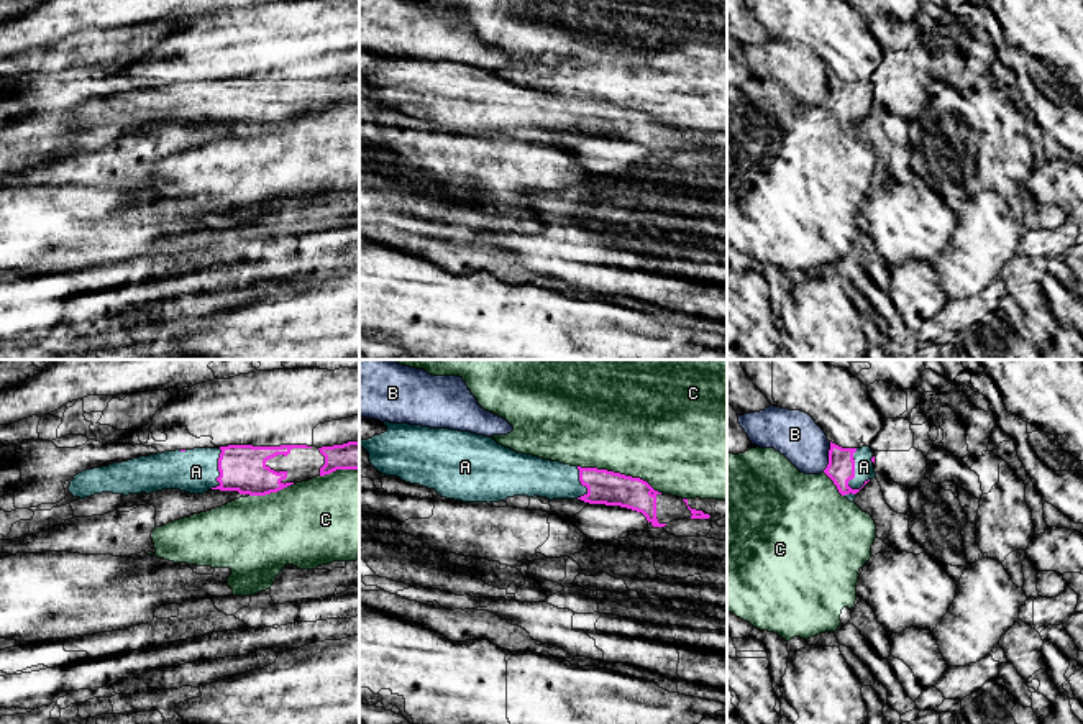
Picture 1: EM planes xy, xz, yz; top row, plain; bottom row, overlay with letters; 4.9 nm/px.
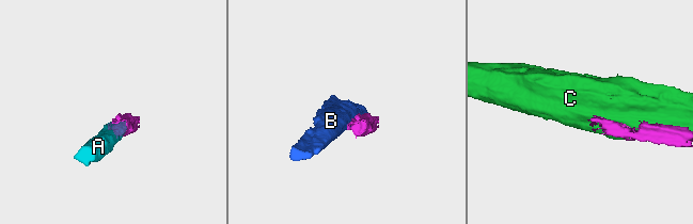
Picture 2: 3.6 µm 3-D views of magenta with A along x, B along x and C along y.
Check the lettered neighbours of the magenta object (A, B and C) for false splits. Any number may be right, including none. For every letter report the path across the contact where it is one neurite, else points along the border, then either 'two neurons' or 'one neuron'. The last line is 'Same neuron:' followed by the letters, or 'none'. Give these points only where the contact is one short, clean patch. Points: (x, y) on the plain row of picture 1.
A: across yz (840, 100), (854, 105), (863, 99) | one neuron
B: two neurons
C: two neurons
Same neuron: A

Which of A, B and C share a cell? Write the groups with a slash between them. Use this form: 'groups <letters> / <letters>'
groups A / B / C

